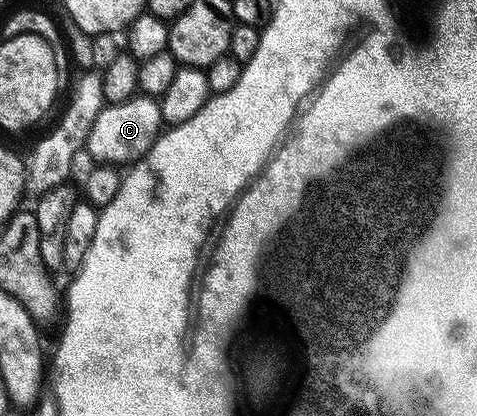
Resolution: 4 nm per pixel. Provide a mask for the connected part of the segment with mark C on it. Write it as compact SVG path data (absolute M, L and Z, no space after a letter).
M137 94L130 100L112 103L99 118L92 128L91 133L85 141L85 152L92 156L96 165L122 166L121 164L134 165L142 161L160 139L161 133L165 128L165 117L158 99L144 94Z

